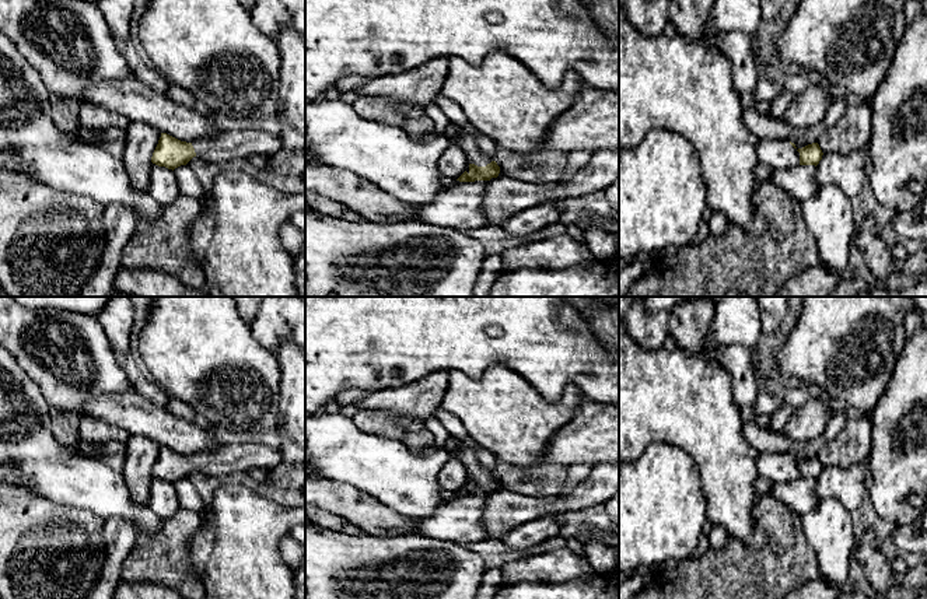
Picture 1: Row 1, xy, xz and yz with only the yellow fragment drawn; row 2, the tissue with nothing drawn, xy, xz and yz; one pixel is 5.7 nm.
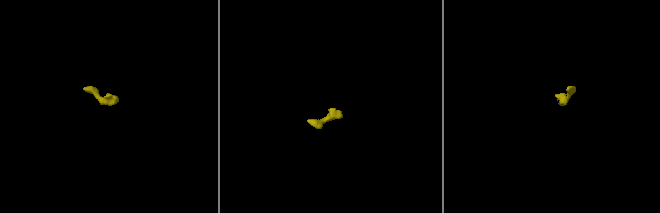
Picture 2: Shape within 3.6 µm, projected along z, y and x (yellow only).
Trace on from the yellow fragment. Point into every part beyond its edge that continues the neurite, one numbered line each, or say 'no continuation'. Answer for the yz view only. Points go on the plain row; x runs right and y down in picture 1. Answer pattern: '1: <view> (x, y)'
1: yz (775, 466)

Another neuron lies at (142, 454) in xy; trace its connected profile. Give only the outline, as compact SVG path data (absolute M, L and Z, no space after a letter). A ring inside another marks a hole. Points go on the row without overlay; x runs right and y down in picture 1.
M130 435L125 444L126 459L123 476L132 500L137 505L148 505L151 497L151 470L161 445L141 435Z

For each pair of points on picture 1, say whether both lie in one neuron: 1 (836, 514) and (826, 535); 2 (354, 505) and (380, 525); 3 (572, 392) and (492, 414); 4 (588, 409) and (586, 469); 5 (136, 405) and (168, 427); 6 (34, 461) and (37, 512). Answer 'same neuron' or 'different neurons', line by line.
1: same neuron
2: same neuron
3: same neuron
4: different neurons
5: same neuron
6: different neurons

